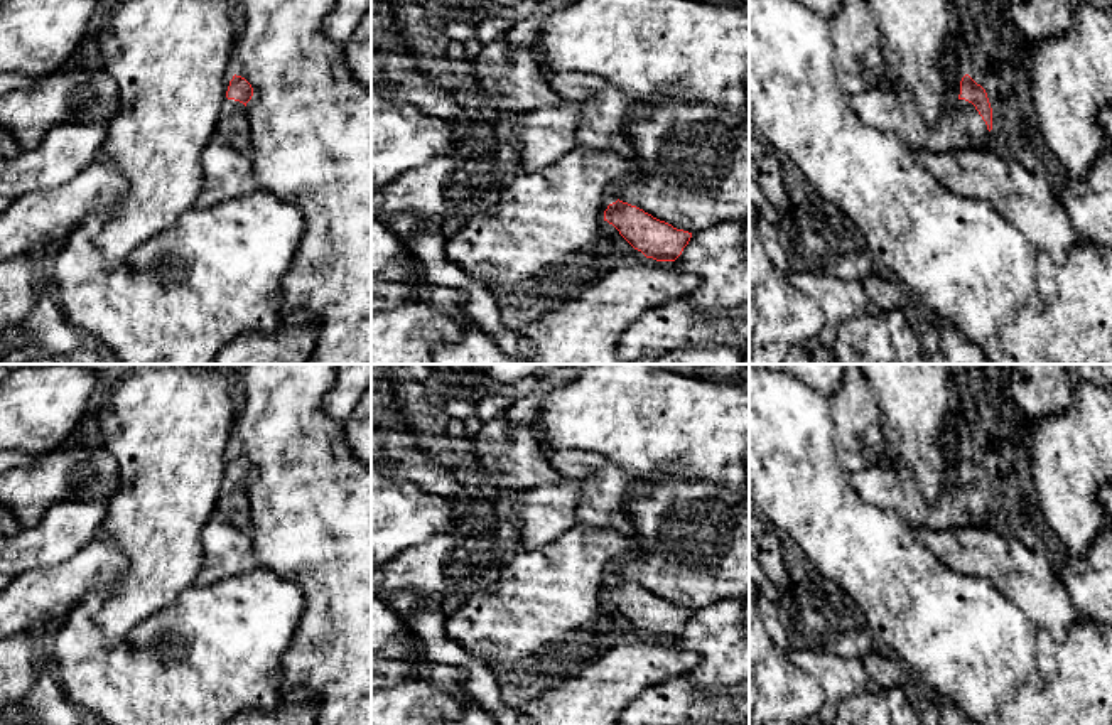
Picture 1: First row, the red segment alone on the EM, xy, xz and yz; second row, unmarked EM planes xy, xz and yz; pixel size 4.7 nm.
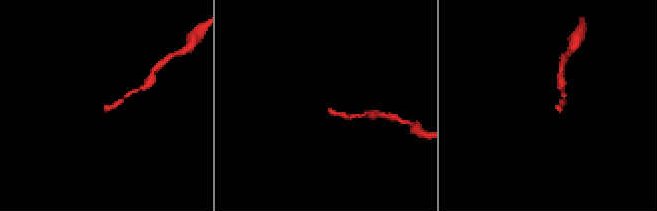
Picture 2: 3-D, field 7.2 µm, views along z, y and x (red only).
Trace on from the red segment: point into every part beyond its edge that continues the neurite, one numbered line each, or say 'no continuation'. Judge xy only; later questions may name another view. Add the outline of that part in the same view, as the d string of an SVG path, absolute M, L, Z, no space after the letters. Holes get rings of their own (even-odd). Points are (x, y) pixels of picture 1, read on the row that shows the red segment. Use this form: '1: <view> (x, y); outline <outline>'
1: xy (233, 128); outline M226 99L218 120L216 138L243 153L250 152L250 125L243 103Z

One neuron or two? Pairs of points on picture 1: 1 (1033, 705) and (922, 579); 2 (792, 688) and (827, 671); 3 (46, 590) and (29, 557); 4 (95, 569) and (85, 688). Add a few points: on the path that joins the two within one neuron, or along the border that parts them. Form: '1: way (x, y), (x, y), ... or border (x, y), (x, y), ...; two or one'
1: way (1003, 673), (940, 611); one
2: border (785, 653), (815, 680), (825, 697); two
3: border (71, 555), (56, 563), (27, 569), (17, 575); two
4: border (120, 570), (98, 584), (66, 617); two

